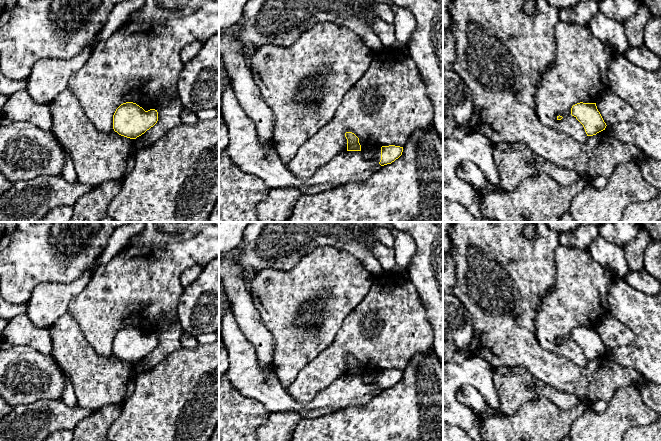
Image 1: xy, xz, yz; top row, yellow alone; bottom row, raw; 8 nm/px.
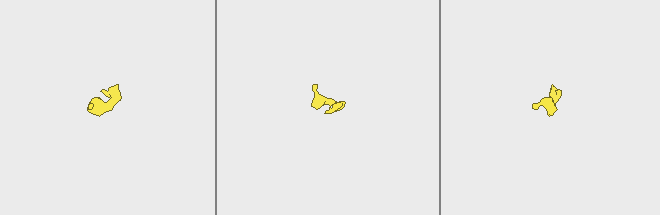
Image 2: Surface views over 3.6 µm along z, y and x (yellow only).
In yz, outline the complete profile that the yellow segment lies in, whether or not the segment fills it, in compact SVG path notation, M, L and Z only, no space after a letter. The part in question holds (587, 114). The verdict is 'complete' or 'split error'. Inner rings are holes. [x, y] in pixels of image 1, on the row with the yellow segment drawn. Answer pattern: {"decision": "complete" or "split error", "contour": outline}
{"decision": "split error", "contour": "M608 90L596 103L577 103L571 108L574 116L584 127L587 136L593 136L605 130L607 125L622 124L634 118L634 109L612 90Z"}

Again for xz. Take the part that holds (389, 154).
{"decision": "split error", "contour": "M223 61L219 64L219 77L226 81L221 110L219 111L219 148L226 149L237 166L244 172L260 178L268 188L294 187L301 194L316 194L342 184L368 180L382 166L391 164L402 155L403 147L389 145L377 148L374 157L371 160L366 160L361 153L359 138L352 132L346 132L347 150L321 167L311 179L307 181L299 180L280 160L275 149L267 149L260 141L254 122L245 114L236 98Z"}

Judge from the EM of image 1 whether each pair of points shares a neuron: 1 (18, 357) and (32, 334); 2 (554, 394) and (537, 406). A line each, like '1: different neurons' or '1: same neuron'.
1: different neurons
2: different neurons

